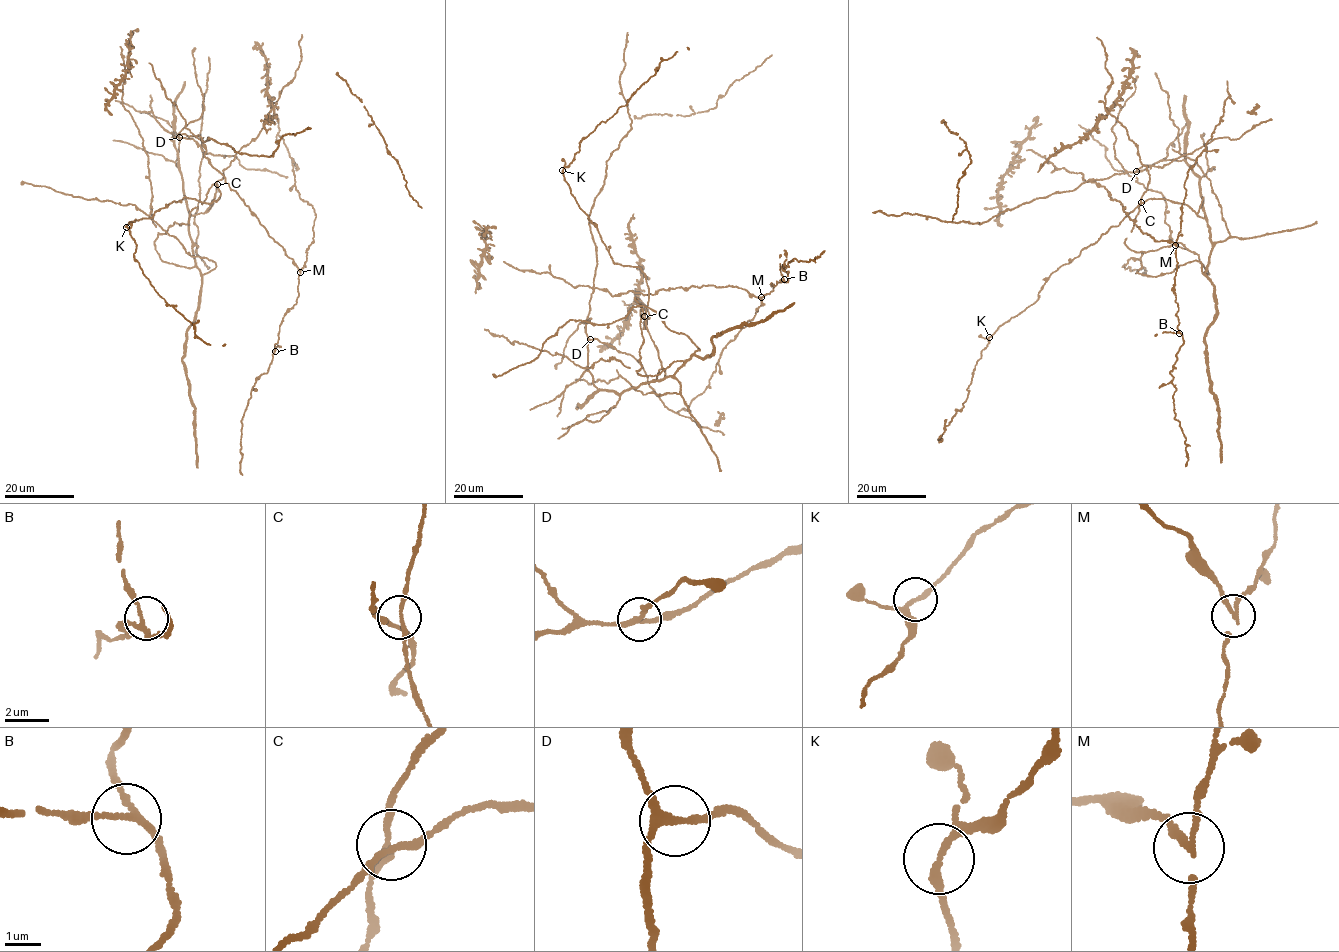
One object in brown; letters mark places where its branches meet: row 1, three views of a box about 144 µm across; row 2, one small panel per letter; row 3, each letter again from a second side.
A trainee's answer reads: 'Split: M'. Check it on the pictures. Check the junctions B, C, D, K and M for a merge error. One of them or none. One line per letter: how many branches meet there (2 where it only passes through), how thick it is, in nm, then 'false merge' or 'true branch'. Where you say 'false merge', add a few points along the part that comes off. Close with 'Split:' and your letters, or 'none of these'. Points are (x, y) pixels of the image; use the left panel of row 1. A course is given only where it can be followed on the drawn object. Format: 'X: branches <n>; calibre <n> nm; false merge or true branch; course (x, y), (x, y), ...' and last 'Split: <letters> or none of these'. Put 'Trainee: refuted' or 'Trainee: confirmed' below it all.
B: branches 3; calibre 160 nm; true branch
C: branches 4; calibre 140 nm; true branch
D: branches 3; calibre 200 nm; true branch
K: branches 3; calibre 150 nm; true branch
M: branches 3; calibre 140 nm; false merge; course (300, 272), (205, 157), (201, 141), (186, 127), (185, 119), (148, 62)
Split: M
Trainee: confirmed

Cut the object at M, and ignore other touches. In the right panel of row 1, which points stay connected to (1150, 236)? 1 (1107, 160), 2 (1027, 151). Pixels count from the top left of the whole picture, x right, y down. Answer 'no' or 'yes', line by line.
1: no
2: yes

